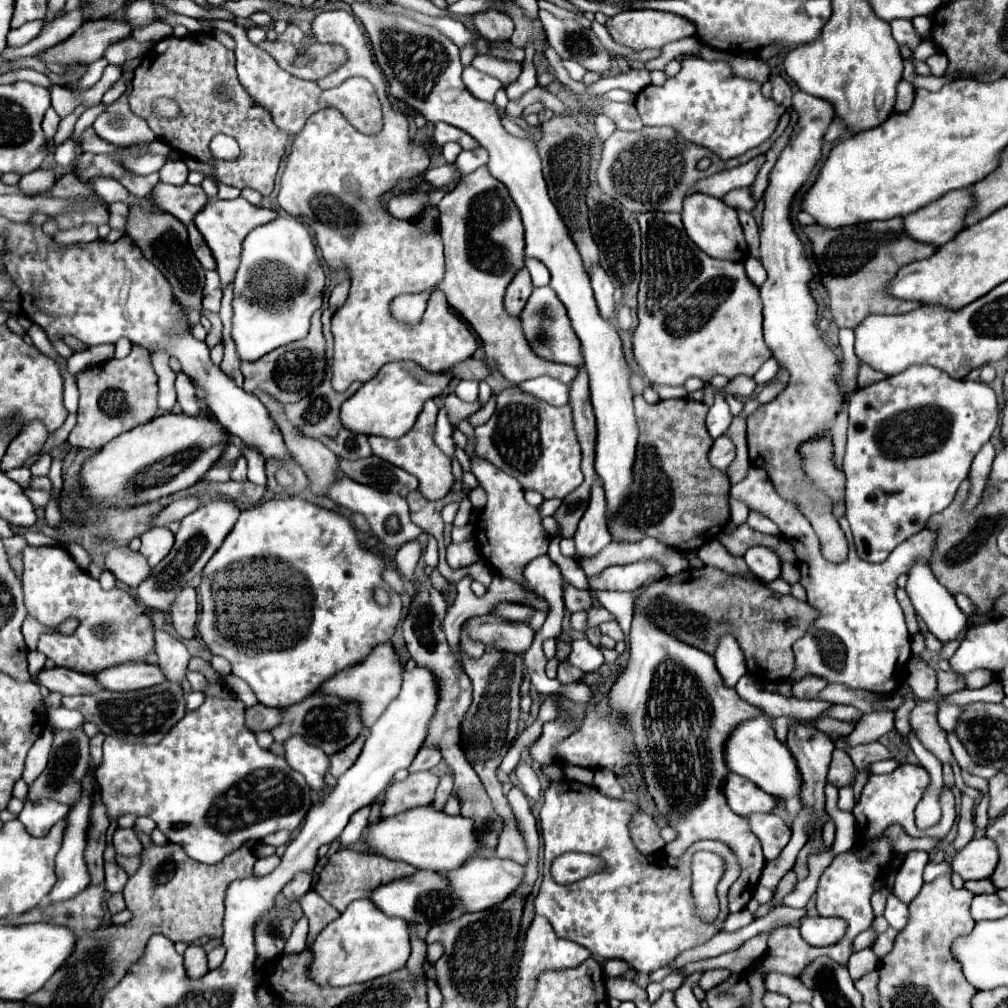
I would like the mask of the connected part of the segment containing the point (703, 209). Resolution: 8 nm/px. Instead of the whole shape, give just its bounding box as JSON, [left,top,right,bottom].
[682,193,748,261]

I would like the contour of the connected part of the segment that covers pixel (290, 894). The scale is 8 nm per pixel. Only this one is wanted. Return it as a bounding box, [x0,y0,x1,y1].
[284,871,312,901]

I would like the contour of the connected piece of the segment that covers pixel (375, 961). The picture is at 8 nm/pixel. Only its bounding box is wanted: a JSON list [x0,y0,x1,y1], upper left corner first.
[308,899,410,987]

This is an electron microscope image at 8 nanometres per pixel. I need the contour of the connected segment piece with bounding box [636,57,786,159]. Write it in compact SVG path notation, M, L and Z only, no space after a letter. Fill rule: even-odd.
M700 57L682 59L680 73L676 77L668 79L664 85L660 85L660 87L648 85L646 89L642 89L636 97L636 109L638 109L644 125L670 125L688 141L694 141L696 145L702 145L702 147L718 153L718 157L724 157L724 159L740 157L746 151L762 145L774 133L780 115L786 111L782 105L764 99L758 83L736 77L730 71L730 65L726 61L706 61Z

